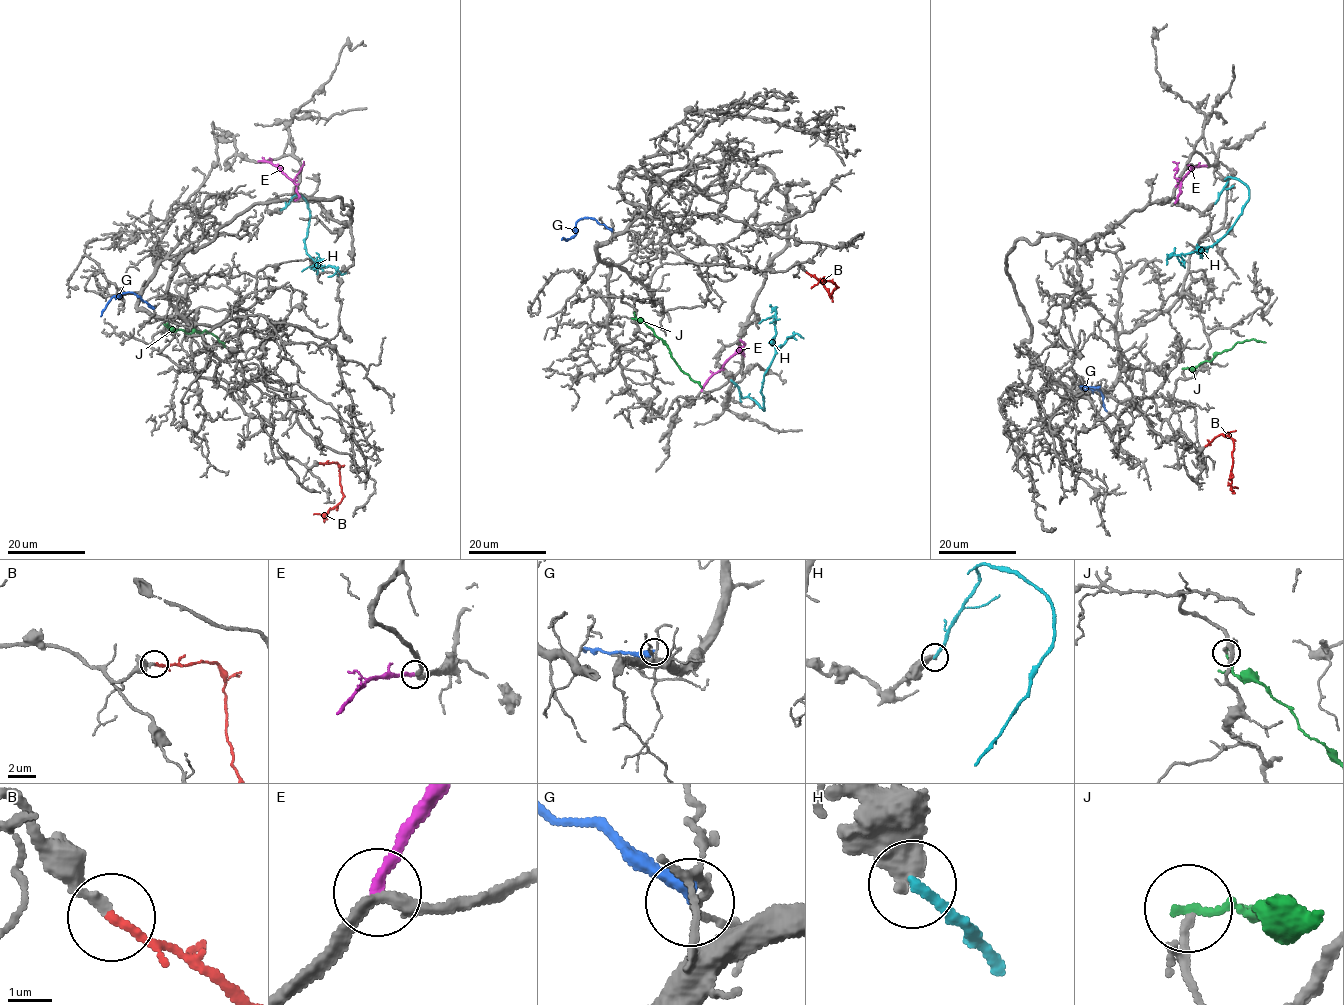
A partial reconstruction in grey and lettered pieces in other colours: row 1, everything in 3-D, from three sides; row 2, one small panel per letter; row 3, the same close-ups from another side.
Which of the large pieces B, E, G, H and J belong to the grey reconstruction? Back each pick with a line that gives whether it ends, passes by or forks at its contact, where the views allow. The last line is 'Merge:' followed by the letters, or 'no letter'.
B: it ends there
Merge: B

